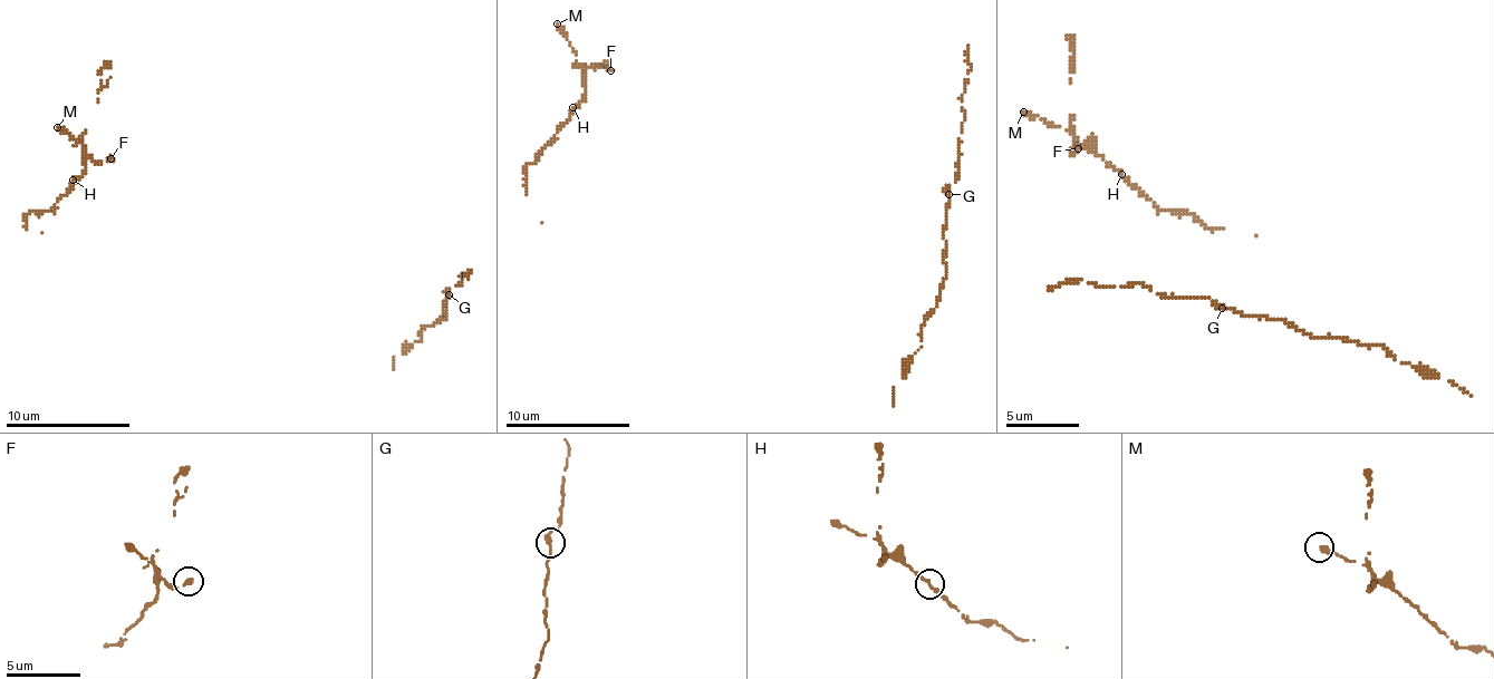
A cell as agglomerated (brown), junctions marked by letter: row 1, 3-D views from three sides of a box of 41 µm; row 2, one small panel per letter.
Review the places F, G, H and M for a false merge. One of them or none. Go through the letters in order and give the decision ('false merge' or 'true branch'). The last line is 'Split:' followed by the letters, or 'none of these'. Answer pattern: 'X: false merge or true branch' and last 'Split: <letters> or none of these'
F: true branch
G: true branch
H: true branch
M: true branch
Split: none of these

